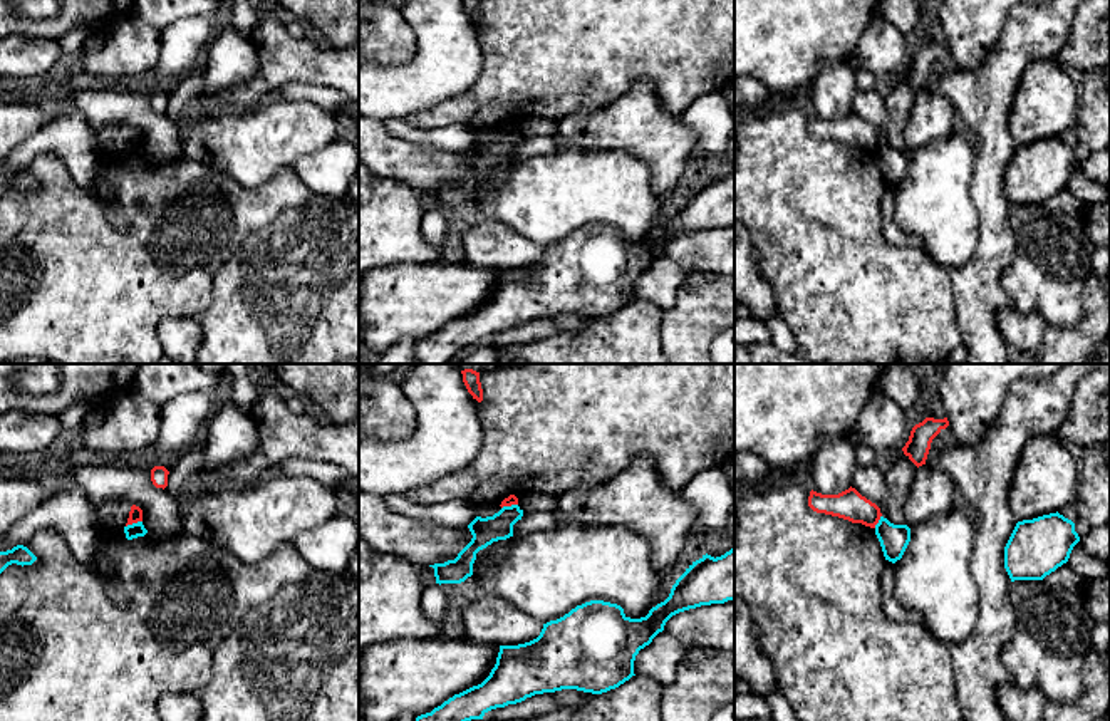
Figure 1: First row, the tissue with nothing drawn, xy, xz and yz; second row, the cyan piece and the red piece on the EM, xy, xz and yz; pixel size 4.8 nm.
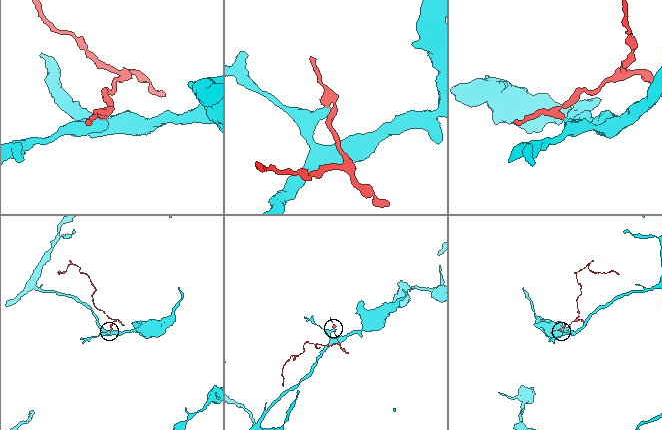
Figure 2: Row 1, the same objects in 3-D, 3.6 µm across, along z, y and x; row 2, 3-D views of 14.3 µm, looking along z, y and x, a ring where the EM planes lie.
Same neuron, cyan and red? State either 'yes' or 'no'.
no

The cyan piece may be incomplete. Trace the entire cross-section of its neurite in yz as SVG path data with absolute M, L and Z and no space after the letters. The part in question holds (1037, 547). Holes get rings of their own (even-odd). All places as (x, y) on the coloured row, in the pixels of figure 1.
M1058 511L1018 521L1004 547L1004 568L1011 582L1043 580L1068 562L1078 542L1075 523Z

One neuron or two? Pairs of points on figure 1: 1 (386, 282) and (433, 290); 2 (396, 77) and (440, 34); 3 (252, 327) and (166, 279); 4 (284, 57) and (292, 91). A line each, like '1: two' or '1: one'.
1: one
2: one
3: two
4: two

